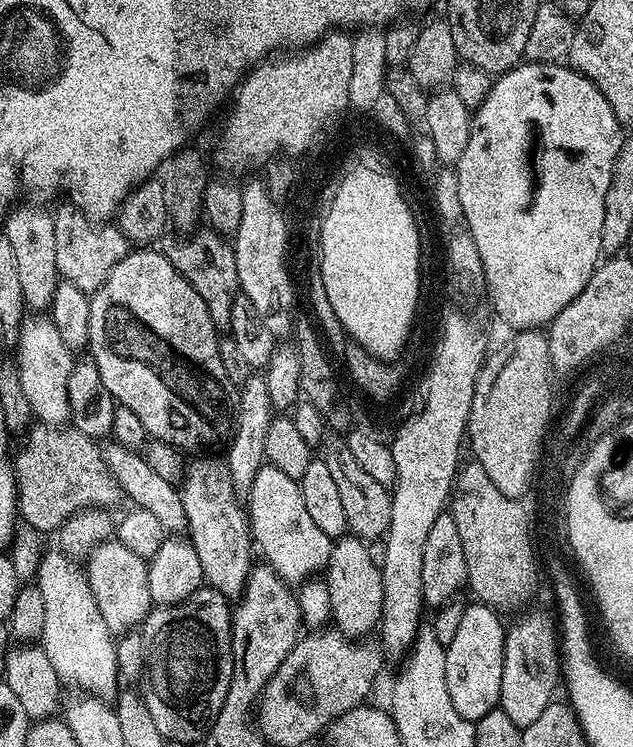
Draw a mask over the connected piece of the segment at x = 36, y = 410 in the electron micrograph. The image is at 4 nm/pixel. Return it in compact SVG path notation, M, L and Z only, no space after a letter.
M32 314L25 319L20 327L20 338L14 345L14 359L22 374L22 390L26 393L26 402L30 402L33 417L41 425L64 426L69 423L68 411L70 402L66 398L66 382L70 378L70 370L74 363L74 353L68 349L66 342L58 338L58 326L54 326L51 316L47 314Z

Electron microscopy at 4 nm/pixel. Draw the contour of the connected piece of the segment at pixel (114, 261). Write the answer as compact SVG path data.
M64 202L60 209L52 212L54 222L54 247L61 280L74 282L78 290L89 294L98 291L102 282L110 278L110 270L122 262L130 251L128 239L112 222L89 220L71 202Z

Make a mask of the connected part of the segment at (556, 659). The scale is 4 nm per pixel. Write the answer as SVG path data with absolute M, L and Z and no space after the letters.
M529 607L529 612L521 611L513 624L507 625L504 634L504 665L502 666L502 690L498 707L504 711L506 718L514 722L518 729L530 726L542 710L553 703L552 691L556 680L562 676L562 648L558 643L558 624L540 608Z

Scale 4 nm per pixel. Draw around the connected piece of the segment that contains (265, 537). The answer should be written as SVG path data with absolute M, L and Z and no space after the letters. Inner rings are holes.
M265 463L258 470L250 490L246 493L246 517L250 536L265 556L267 567L274 569L285 584L299 586L323 573L332 553L333 537L322 534L318 526L306 514L306 501L294 478L282 474L273 464Z

